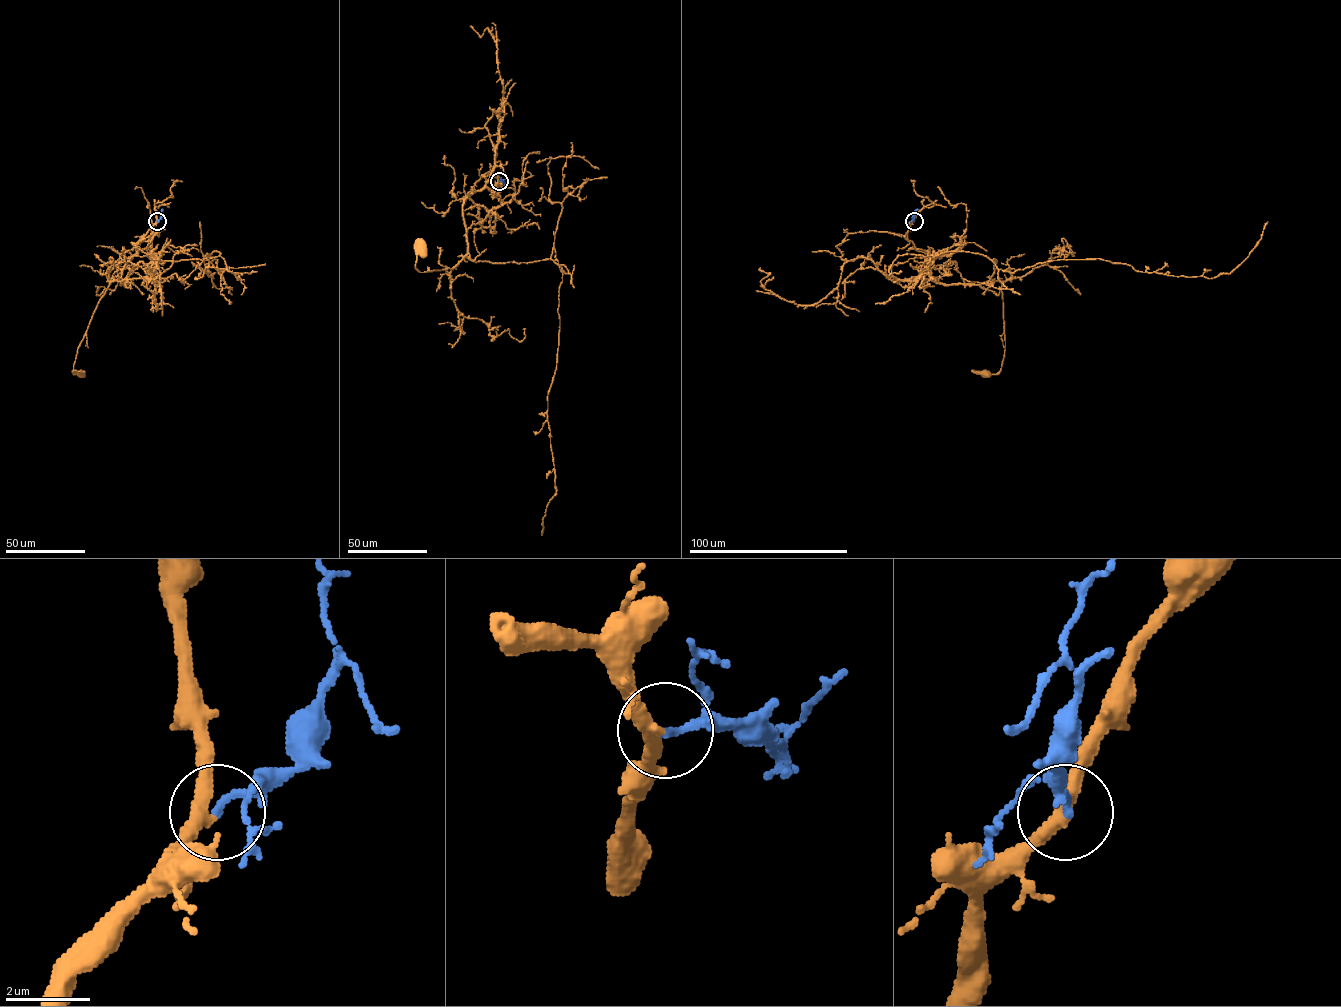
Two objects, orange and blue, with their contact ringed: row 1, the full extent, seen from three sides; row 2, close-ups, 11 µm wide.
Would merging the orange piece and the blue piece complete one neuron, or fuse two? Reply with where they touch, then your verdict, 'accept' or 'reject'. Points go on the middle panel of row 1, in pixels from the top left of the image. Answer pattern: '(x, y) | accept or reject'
(499, 181) | accept

